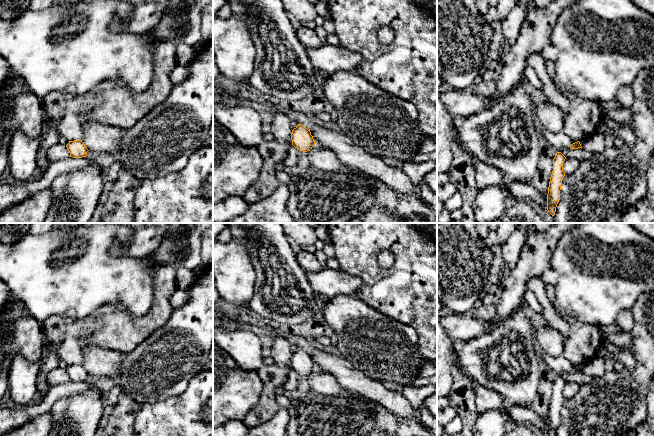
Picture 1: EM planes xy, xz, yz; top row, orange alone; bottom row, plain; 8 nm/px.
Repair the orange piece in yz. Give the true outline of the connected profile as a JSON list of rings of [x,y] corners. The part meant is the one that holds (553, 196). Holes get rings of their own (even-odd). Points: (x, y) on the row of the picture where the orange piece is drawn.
[[[557,152],[553,159],[553,171],[550,177],[547,194],[547,210],[552,216],[554,216],[557,204],[560,200],[562,180],[565,176],[563,172],[565,159],[566,157],[561,152]]]

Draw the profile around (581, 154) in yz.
[[[565,148],[561,150],[556,150],[557,152],[561,152],[566,158],[574,158],[577,159],[579,162],[584,160],[590,160],[593,158],[594,153],[584,149],[572,149],[572,148]]]

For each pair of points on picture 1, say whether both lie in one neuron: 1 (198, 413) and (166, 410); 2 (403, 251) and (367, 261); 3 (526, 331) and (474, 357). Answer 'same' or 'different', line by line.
1: same
2: same
3: same

